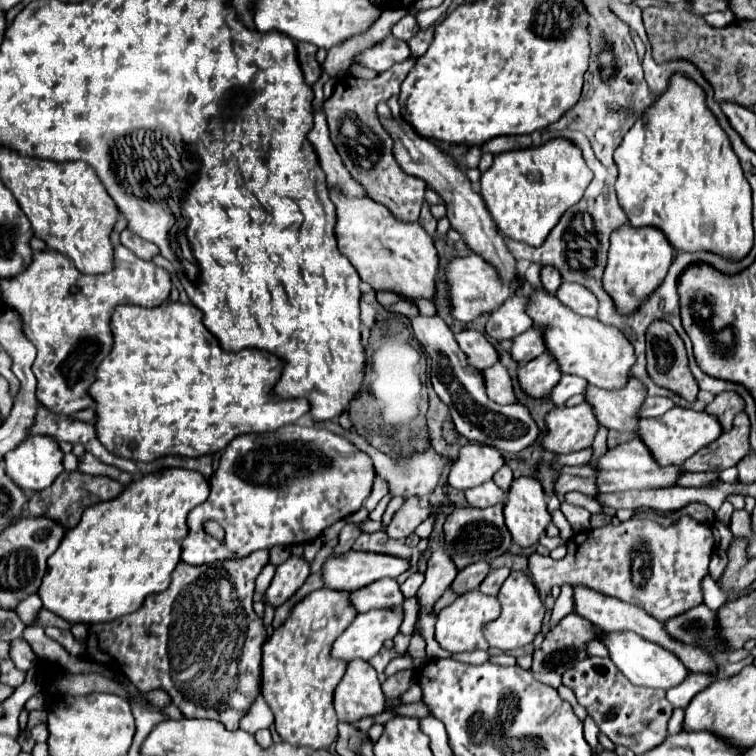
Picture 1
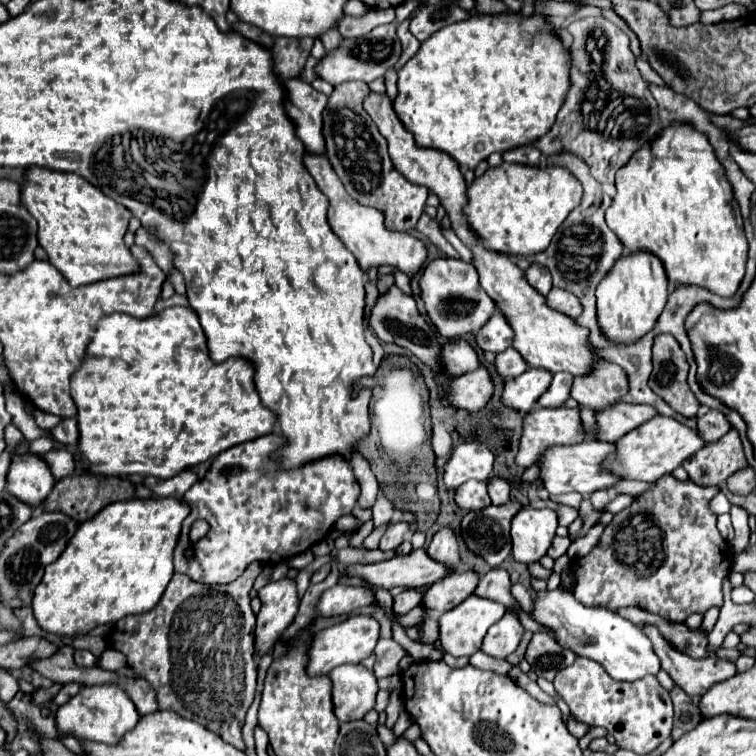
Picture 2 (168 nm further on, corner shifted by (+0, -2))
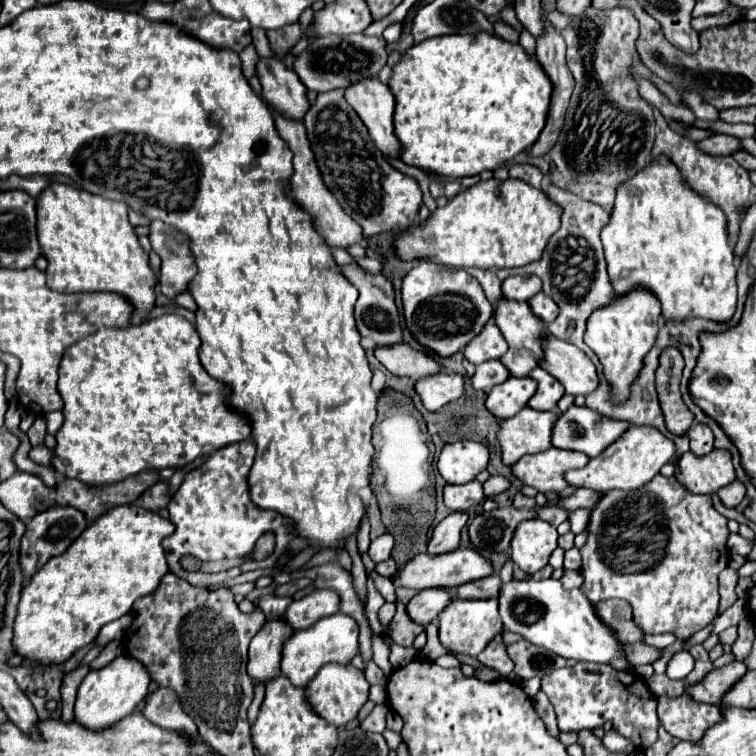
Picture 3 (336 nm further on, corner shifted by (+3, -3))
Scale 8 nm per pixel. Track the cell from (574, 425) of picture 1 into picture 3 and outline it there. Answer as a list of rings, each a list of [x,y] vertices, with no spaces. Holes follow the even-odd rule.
[[[524,407],[514,417],[500,421],[500,431],[496,431],[496,437],[500,439],[504,465],[516,463],[522,455],[550,449],[550,435],[556,419],[556,411],[536,411]]]

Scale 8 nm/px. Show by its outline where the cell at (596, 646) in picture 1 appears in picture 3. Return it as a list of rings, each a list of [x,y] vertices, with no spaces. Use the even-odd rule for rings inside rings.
[[[490,575],[486,579],[478,579],[478,581],[470,581],[458,587],[458,597],[460,599],[492,599],[498,597],[500,591],[500,577],[498,575]]]

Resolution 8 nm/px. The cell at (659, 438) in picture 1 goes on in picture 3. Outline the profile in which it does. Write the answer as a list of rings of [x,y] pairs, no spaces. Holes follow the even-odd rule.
[[[628,427],[628,431],[622,433],[620,439],[616,439],[612,445],[608,445],[598,457],[592,457],[584,467],[566,471],[564,479],[570,483],[570,487],[586,487],[598,493],[606,493],[612,489],[630,489],[626,485],[642,487],[648,483],[664,463],[668,463],[674,455],[674,443],[664,437],[654,427]]]

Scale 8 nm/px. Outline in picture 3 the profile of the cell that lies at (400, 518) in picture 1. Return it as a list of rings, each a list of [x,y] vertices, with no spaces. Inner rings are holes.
[[[384,533],[380,537],[376,537],[372,543],[370,543],[370,549],[368,549],[368,555],[374,563],[382,563],[390,557],[390,551],[394,547],[394,537],[390,533]]]

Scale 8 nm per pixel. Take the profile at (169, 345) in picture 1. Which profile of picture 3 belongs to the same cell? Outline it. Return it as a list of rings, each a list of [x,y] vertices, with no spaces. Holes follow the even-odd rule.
[[[162,315],[158,319],[150,319],[142,325],[130,325],[126,329],[100,329],[72,347],[68,347],[62,355],[62,363],[58,369],[58,393],[62,395],[64,401],[64,425],[56,433],[56,447],[54,447],[54,457],[52,457],[52,467],[56,469],[58,475],[68,477],[68,479],[78,479],[86,485],[106,485],[106,483],[118,483],[130,475],[136,475],[144,469],[168,469],[168,467],[184,467],[186,463],[192,463],[194,459],[202,455],[210,455],[216,449],[222,449],[230,443],[238,443],[244,439],[250,439],[250,425],[248,419],[232,413],[232,409],[226,405],[226,389],[222,387],[220,381],[212,379],[204,367],[198,361],[198,349],[200,349],[200,337],[198,331],[192,323],[188,323],[180,315]]]

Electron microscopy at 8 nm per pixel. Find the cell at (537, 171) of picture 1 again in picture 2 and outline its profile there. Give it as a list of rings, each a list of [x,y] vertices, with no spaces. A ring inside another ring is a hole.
[[[503,162],[497,168],[487,168],[481,178],[467,190],[469,202],[465,206],[469,226],[485,240],[489,250],[505,254],[539,254],[543,252],[557,228],[579,206],[583,198],[581,182],[561,166],[535,170],[531,166],[519,166]]]

